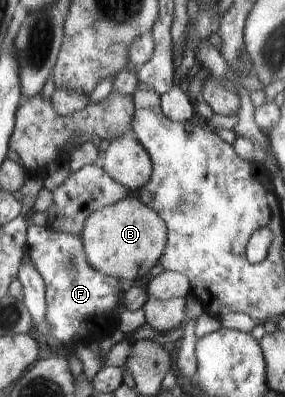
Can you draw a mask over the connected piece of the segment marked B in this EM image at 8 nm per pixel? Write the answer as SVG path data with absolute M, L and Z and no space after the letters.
M130 193L121 202L91 213L79 236L88 263L95 270L134 283L160 262L166 247L167 227L158 212L145 206L137 193Z

